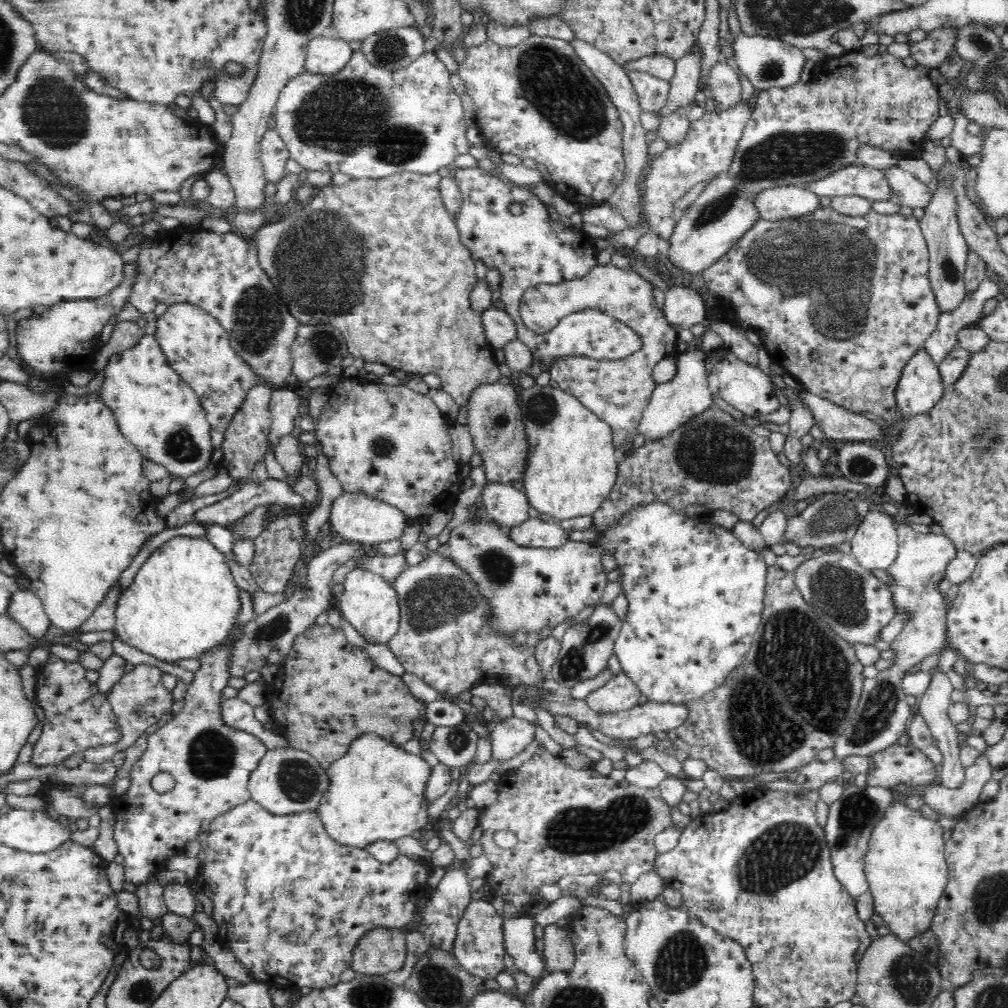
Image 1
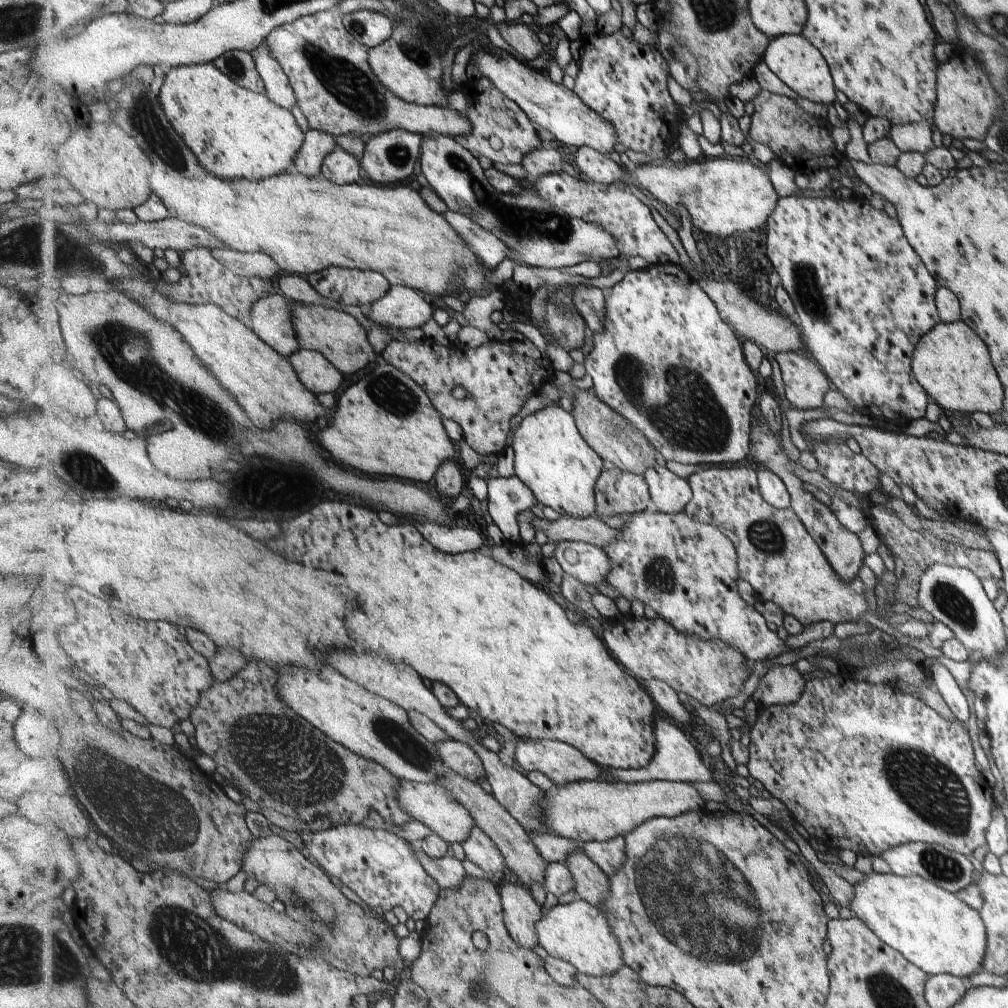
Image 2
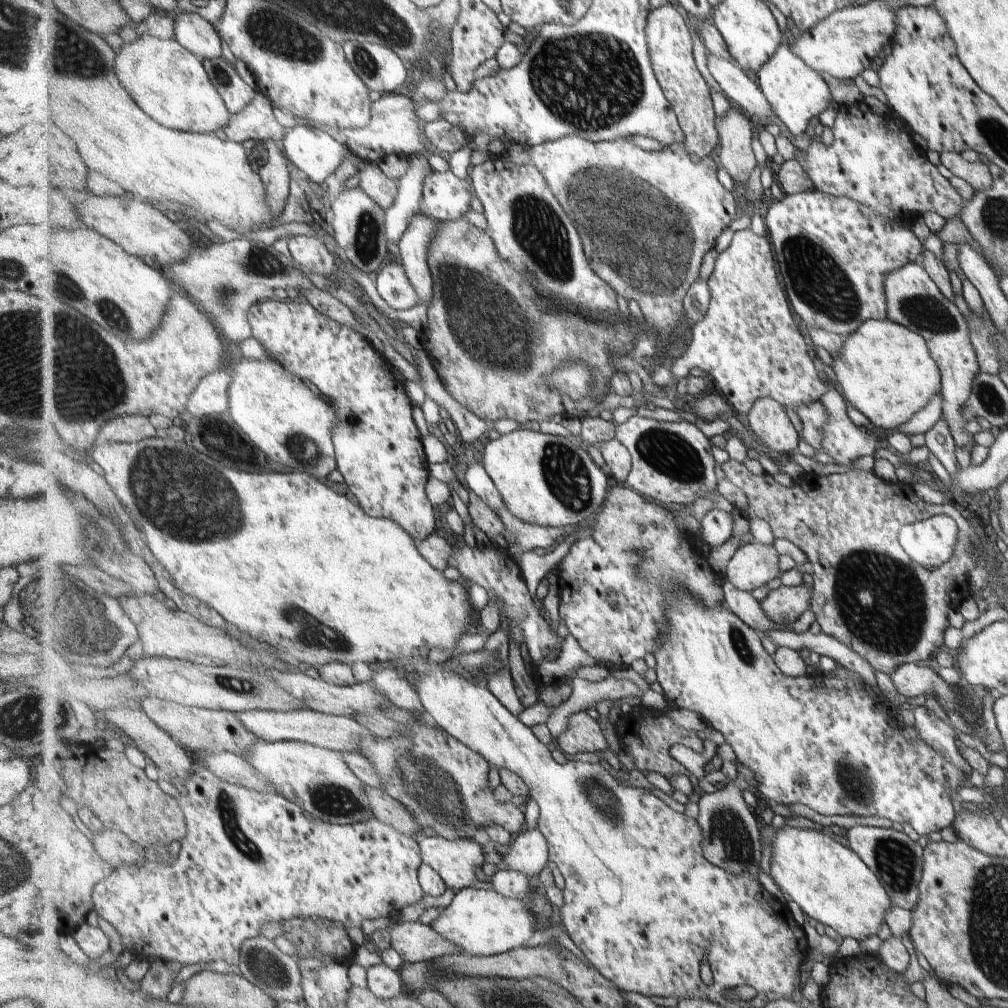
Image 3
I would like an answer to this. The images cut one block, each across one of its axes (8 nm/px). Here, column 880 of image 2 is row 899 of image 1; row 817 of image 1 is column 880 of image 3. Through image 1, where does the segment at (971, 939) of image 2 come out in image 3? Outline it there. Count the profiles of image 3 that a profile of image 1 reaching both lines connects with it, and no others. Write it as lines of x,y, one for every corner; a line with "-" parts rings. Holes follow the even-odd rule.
791,824
775,829
771,846
770,876
800,906
806,919
830,926
841,938
850,936
862,941
877,936
891,900
877,874
851,847
809,826
797,828

